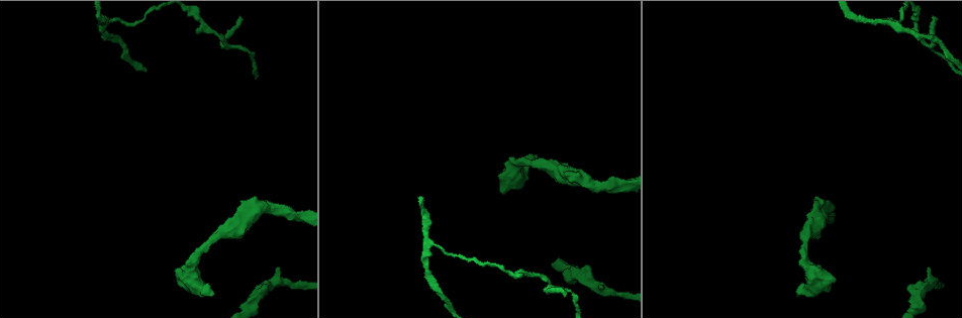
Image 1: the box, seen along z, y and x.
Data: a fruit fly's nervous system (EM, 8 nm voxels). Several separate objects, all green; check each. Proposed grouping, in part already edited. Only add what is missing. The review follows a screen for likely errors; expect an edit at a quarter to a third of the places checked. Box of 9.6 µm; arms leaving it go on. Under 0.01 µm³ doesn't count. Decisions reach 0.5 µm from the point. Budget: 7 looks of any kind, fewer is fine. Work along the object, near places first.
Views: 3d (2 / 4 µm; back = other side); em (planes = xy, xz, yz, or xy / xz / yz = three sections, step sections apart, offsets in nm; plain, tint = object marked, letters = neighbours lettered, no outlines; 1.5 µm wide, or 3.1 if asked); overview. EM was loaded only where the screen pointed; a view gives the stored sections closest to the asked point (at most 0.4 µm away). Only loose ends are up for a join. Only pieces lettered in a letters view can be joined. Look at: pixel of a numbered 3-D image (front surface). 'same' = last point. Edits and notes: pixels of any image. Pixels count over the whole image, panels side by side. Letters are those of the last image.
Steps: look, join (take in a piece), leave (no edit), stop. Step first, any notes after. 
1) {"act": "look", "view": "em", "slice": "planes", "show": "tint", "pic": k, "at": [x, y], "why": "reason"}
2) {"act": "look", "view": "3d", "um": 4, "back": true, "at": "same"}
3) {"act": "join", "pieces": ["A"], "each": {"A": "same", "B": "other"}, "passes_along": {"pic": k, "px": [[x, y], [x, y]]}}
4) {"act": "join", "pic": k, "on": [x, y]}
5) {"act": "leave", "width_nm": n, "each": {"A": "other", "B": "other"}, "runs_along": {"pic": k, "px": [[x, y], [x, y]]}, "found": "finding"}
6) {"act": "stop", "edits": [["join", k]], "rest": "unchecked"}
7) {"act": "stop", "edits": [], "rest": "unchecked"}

{"act": "look", "view": "3d", "um": 4, "pic": 1, "at": [277, 268], "why": "an open end"}

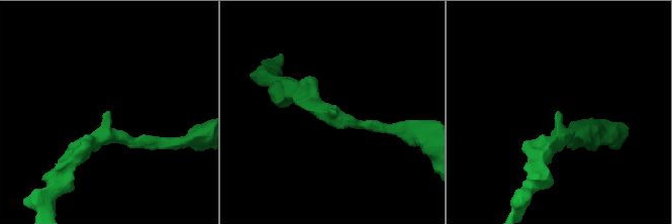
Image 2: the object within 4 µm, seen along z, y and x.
{"act": "look", "view": "em", "slice": "planes", "show": "letters", "pic": 2, "at": [334, 115], "arm_widths_nm": [180, 280]}

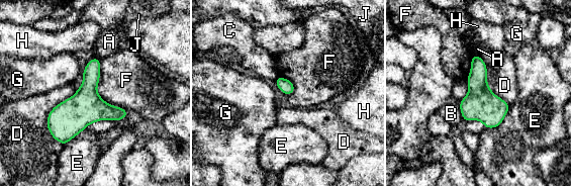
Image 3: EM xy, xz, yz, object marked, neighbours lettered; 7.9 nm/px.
{"act": "leave", "width_nm": 260, "each": {"A": "other", "B": "other", "C": "other", "D": "other", "E": "other", "F": "other", "G": "other", "H": "other", "J": "other"}, "border": {"pic": 3, "px": [[99, 59], [98, 94], [126, 110]]}, "found": "no lettered piece goes on from it"}

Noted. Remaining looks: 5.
{"act": "look", "view": "3d", "um": 2, "pic": 1, "at": [536, 155], "why": "free end"}

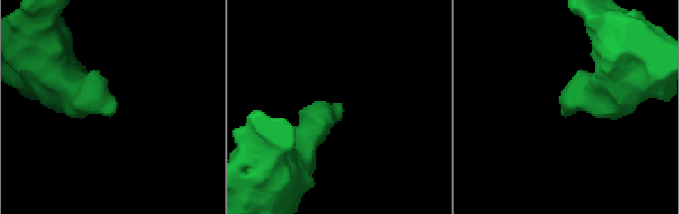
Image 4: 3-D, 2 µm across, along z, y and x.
{"act": "look", "view": "em", "slice": "planes", "show": "letters", "pic": 4, "at": [116, 107], "why": "need the tissue"}

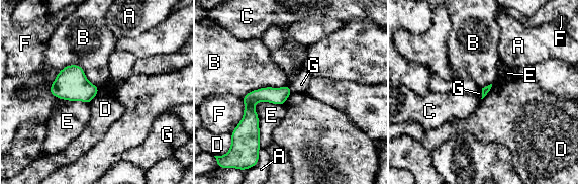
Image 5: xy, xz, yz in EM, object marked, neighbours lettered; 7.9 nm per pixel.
{"act": "leave", "each": {"A": "other", "B": "other", "C": "other", "D": "other", "E": "other", "F": "other", "G": "other"}, "runs_along": {"pic": 5, "px": [[287, 88], [250, 104], [245, 131]]}, "found": "none of them fits"}

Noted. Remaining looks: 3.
{"act": "look", "view": "em", "slice": "planes", "show": "letters", "pic": 1, "at": [240, 19], "why": "free end"}

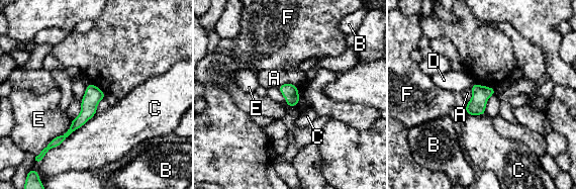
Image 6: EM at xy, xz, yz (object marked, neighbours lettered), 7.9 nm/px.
{"act": "leave", "each": {"A": "other", "B": "other", "C": "other", "D": "other", "E": "other", "F": "other"}, "found": "none of them fits"}

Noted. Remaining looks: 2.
{"act": "stop", "edits": [], "rest": "unchecked"}

